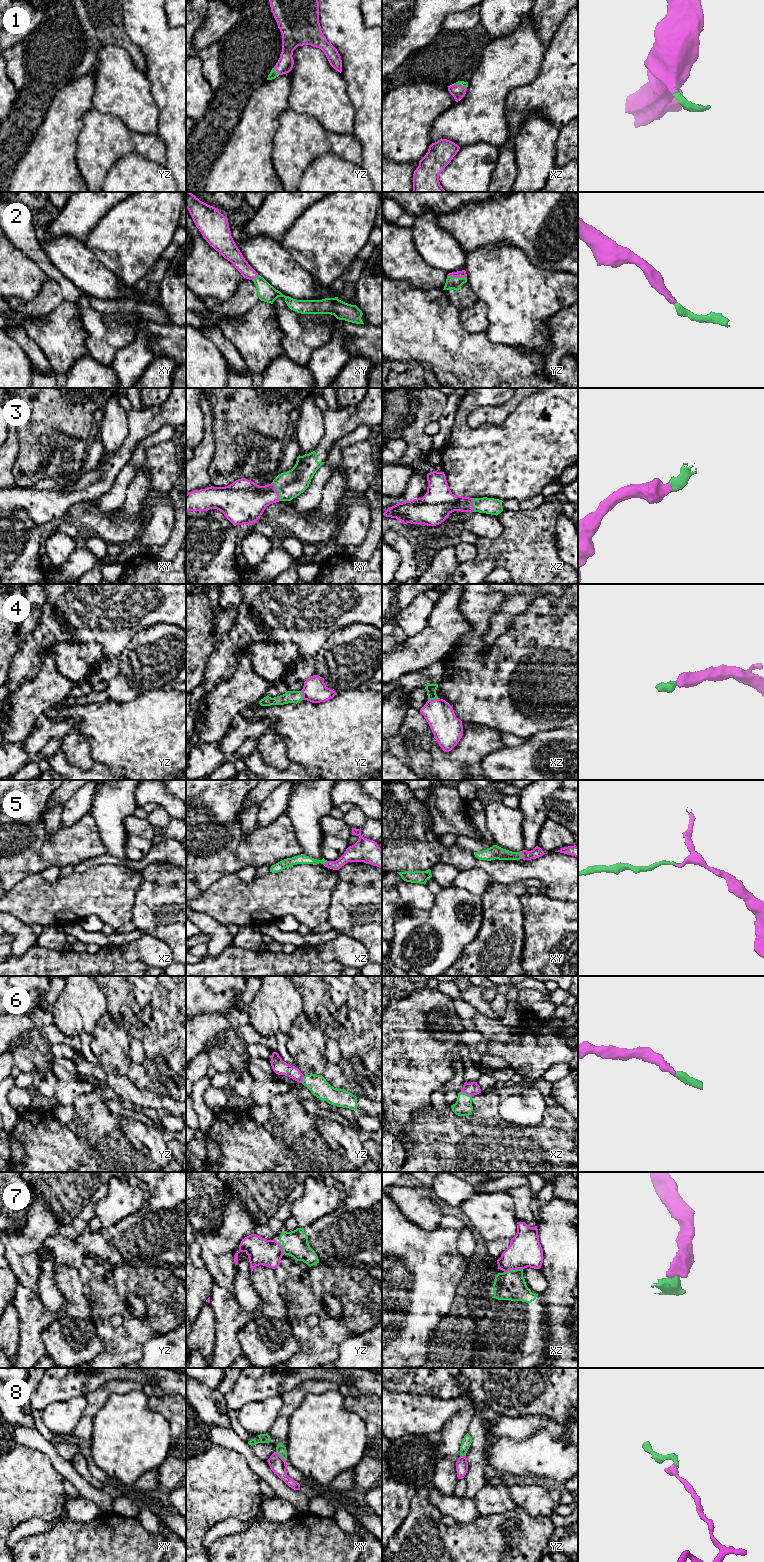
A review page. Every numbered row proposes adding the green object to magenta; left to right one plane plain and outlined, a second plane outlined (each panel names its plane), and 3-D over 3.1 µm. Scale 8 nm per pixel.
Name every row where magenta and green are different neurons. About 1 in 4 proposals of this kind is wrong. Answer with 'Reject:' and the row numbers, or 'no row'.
Reject: 8

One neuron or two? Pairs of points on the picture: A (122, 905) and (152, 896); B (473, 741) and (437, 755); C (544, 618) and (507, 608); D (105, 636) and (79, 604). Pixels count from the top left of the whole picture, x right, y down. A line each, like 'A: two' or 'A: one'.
A: two
B: one
C: two
D: one

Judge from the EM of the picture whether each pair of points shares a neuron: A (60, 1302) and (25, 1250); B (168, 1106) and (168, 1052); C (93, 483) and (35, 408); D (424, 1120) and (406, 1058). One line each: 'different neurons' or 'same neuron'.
A: different neurons
B: different neurons
C: different neurons
D: different neurons

